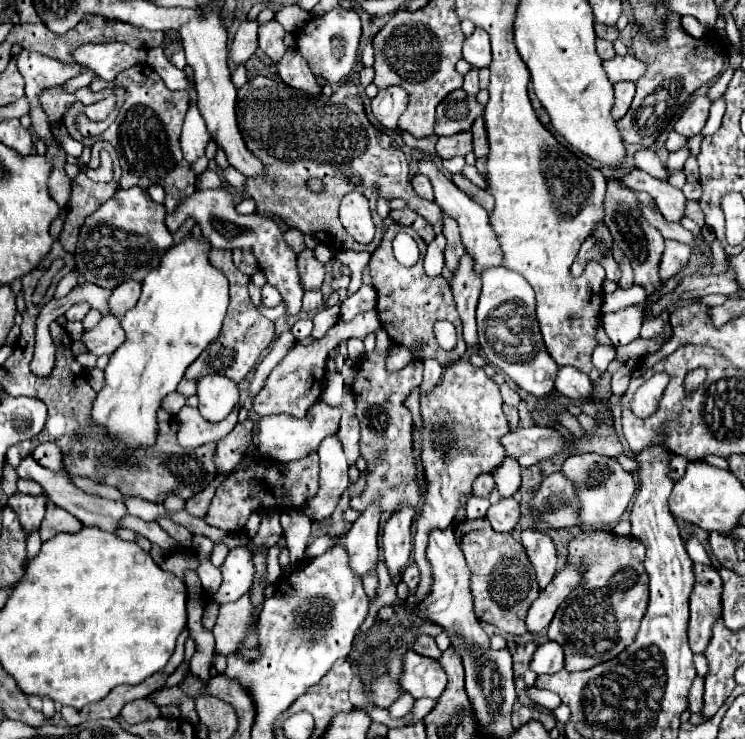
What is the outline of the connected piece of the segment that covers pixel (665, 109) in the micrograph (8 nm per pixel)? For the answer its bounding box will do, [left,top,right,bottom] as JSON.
[618,14,724,148]

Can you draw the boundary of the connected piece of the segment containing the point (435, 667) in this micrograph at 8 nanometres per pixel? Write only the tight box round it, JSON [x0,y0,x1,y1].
[400,654,446,698]

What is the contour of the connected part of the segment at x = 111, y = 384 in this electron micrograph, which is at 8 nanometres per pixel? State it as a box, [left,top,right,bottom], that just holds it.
[90,234,228,448]

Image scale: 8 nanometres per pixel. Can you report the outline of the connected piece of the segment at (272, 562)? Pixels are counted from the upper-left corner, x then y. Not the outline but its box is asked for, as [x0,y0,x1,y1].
[266,546,282,584]

